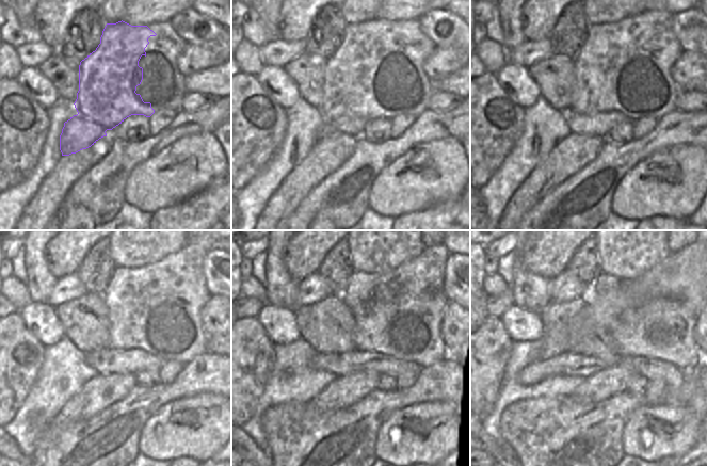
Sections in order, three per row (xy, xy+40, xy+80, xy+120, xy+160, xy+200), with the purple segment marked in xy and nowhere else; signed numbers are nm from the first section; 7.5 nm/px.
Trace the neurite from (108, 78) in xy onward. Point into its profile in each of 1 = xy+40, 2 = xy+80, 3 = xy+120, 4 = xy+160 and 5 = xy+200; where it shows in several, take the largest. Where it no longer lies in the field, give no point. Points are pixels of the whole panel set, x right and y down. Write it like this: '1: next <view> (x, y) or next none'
1: next xy+40 (351, 75)
2: next xy+80 (598, 65)
3: next xy+120 (125, 295)
4: next xy+160 (365, 294)
5: next xy+200 (624, 348)

